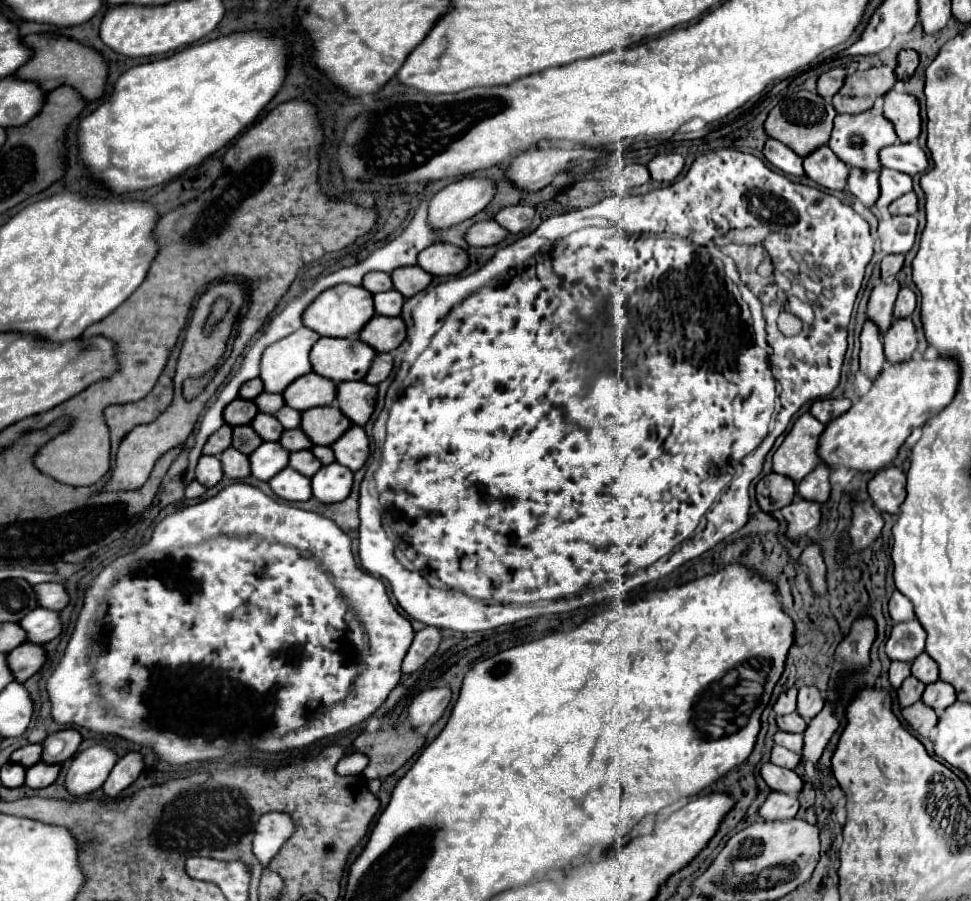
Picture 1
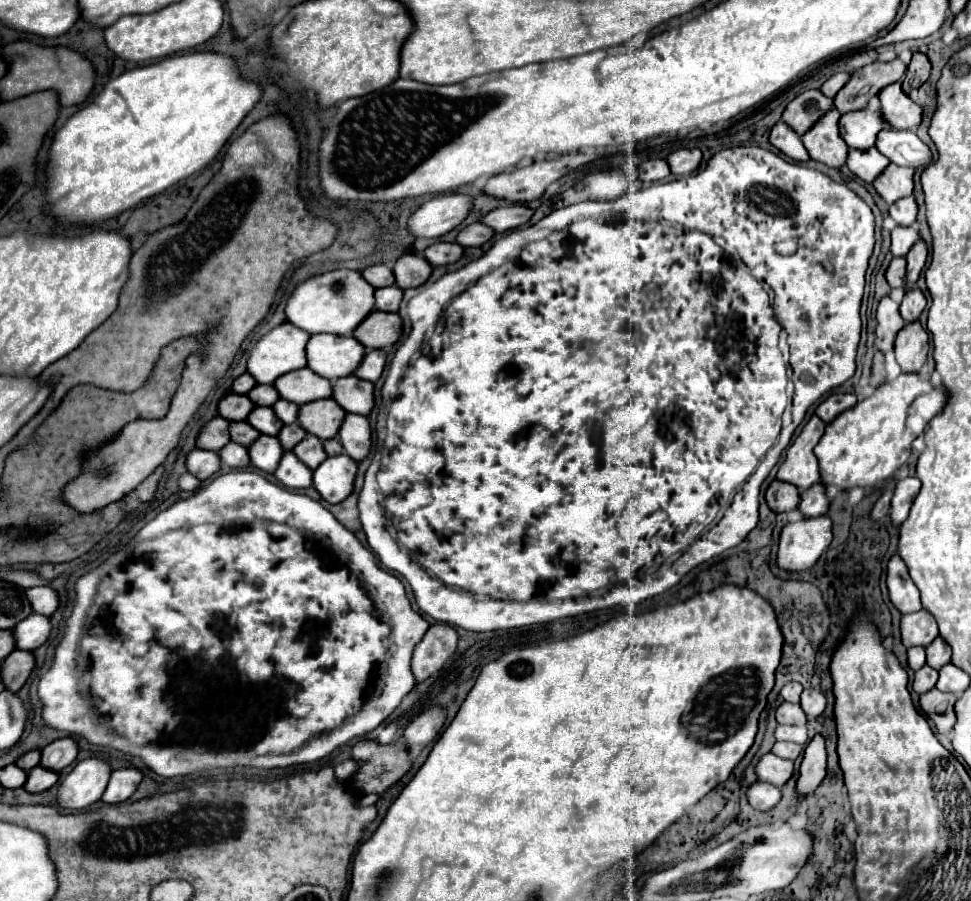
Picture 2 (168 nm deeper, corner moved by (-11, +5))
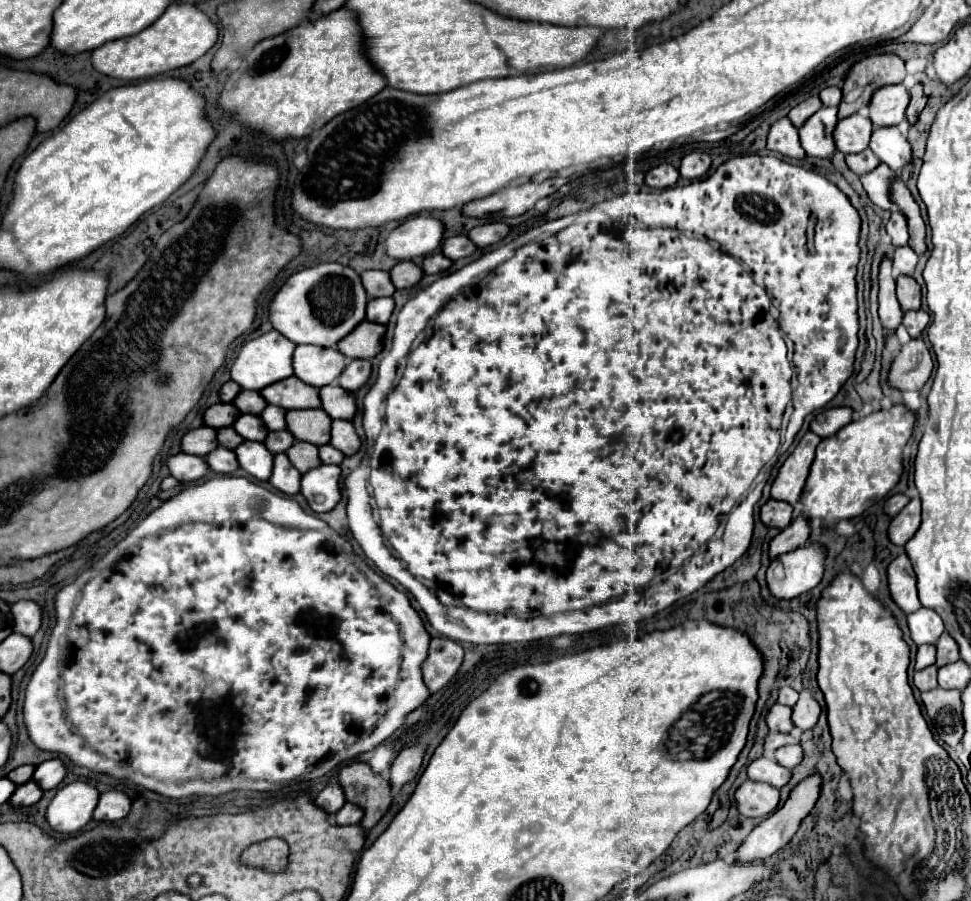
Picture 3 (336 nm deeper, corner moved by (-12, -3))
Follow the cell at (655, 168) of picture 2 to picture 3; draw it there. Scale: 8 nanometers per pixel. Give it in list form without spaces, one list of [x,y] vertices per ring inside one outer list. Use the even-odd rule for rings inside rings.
[[[669,163],[657,165],[645,175],[645,183],[653,189],[667,189],[667,187],[675,185],[677,179],[679,179],[679,171]]]

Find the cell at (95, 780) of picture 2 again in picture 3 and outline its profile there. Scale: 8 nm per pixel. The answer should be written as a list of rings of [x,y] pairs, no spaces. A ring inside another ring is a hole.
[[[75,781],[57,791],[47,807],[47,821],[55,831],[77,833],[93,817],[93,809],[99,801],[99,791],[85,783]]]

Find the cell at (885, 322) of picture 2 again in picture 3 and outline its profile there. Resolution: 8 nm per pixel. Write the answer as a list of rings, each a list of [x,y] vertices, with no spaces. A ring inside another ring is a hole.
[[[889,259],[881,263],[879,287],[879,319],[887,331],[895,331],[903,321],[903,309],[895,297],[895,279],[891,275]]]

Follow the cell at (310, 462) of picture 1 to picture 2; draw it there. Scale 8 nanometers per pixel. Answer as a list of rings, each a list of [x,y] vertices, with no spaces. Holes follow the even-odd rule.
[[[306,435],[292,451],[312,471],[328,457],[326,451],[324,451],[324,447],[322,447],[322,441],[318,437],[314,437],[314,435]]]

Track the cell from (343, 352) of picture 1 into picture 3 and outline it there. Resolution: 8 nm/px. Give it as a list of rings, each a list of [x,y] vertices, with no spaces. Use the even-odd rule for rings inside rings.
[[[301,345],[293,355],[295,375],[317,389],[331,385],[343,373],[345,365],[347,359],[337,347],[321,349],[315,345]]]

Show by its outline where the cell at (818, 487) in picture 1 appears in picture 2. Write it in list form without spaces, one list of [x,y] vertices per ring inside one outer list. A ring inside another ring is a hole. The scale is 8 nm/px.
[[[816,483],[812,489],[800,493],[800,505],[798,511],[802,513],[802,517],[812,519],[812,517],[820,517],[828,511],[828,497],[826,497],[826,487]]]

